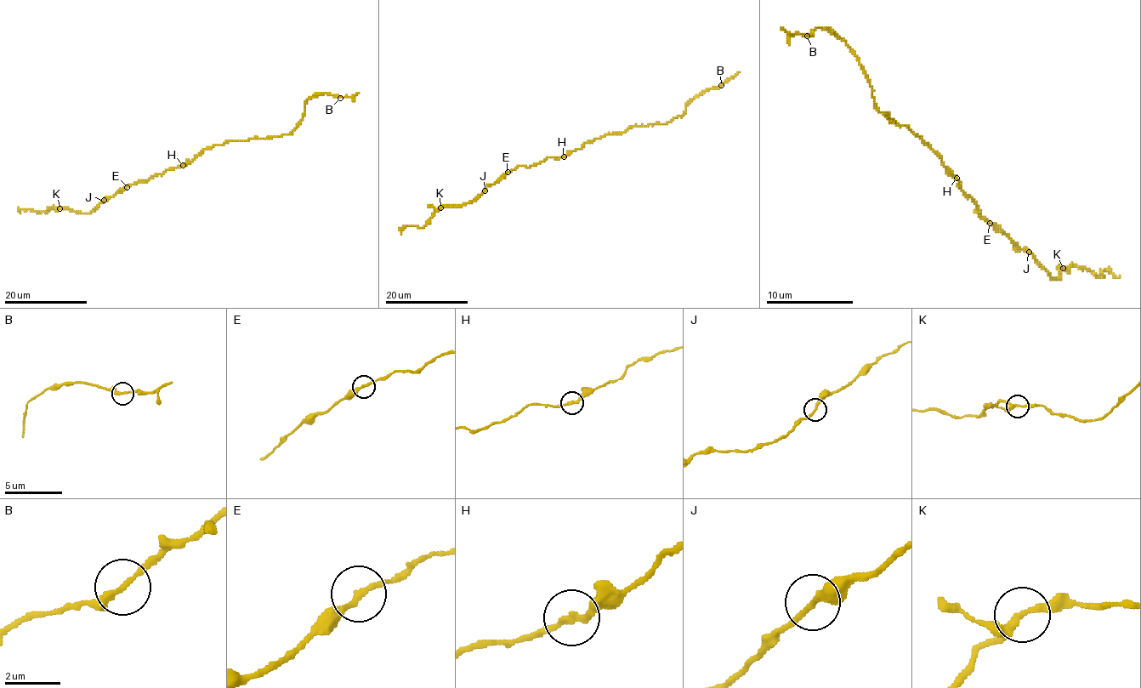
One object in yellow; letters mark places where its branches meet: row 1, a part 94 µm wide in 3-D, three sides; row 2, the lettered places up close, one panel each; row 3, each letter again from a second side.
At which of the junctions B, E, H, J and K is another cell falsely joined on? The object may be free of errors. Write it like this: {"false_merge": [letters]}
{"false_merge": []}

